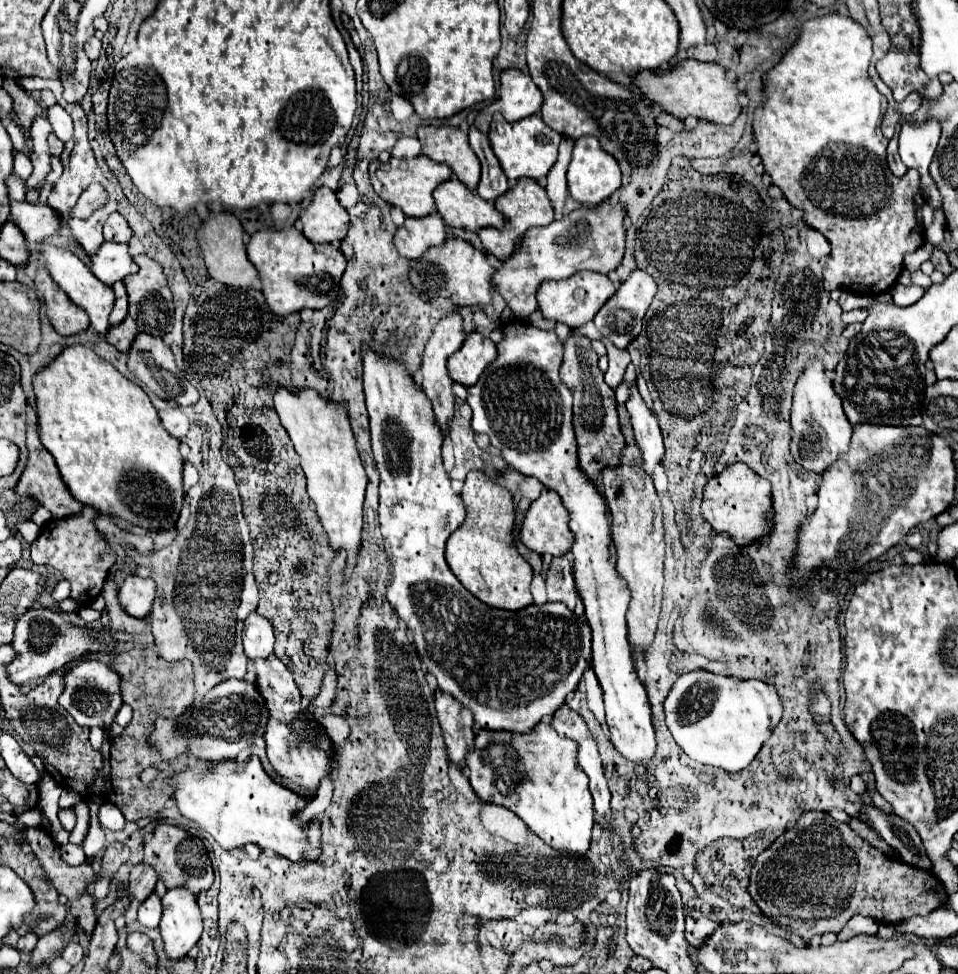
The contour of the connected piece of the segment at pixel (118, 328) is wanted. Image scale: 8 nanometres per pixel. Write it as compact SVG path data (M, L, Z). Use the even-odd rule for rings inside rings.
M127 317L123 323L113 325L113 327L109 329L107 335L105 335L105 339L107 339L111 345L115 345L119 351L127 353L129 347L131 347L131 343L133 343L133 339L137 337L137 333L139 333L137 323L135 323L131 317Z

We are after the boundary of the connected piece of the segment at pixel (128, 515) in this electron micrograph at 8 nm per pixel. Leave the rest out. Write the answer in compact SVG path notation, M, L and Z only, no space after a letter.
M71 345L33 377L33 389L39 439L53 455L63 481L77 501L93 505L101 513L123 517L131 525L147 531L161 531L177 521L185 495L179 441L163 429L157 409L137 383L121 375L109 361L101 359L89 347Z

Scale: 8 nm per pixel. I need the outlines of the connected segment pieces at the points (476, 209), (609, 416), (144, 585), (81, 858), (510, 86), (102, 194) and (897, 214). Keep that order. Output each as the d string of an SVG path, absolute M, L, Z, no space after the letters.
M451 177L433 191L437 213L449 227L479 231L483 227L501 227L503 215L491 203Z
M573 329L563 343L565 357L561 363L561 379L563 383L573 391L573 427L579 443L579 465L581 469L597 481L603 467L619 461L619 451L625 445L625 439L621 435L619 419L617 419L617 401L613 389L603 381L603 371L597 365L597 353L591 347L591 341L583 335L577 335Z
M129 575L119 589L119 603L125 611L137 619L143 619L151 611L155 599L155 581Z
M67 843L67 845L59 847L59 851L61 851L61 859L63 859L67 865L81 865L81 863L85 863L85 853L83 853L81 845Z
M519 69L503 71L499 97L477 115L475 127L481 133L487 133L493 113L501 113L507 121L519 121L523 117L537 113L541 109L541 101L543 101L543 95L527 73Z
M95 183L95 185L91 185L91 187L79 197L79 201L75 203L71 215L80 219L87 219L93 214L95 209L103 207L103 205L107 203L107 199L109 199L109 195L107 195L105 187L101 187L99 183Z
M829 13L823 17L815 17L803 23L801 33L795 41L795 45L781 57L781 61L769 69L767 73L763 73L763 107L755 109L753 113L753 135L757 141L757 155L761 157L763 169L765 173L771 177L771 183L777 185L785 199L803 211L805 215L805 223L813 229L817 229L819 233L825 235L825 239L831 245L831 259L827 261L827 265L823 267L823 287L825 291L833 291L833 289L847 289L847 291L855 291L855 293L883 293L887 289L891 289L893 283L897 283L897 277L901 273L903 267L903 255L909 251L917 251L923 245L923 235L911 235L911 231L917 225L917 207L919 207L919 173L905 173L903 177L895 177L889 167L887 167L887 159L885 159L885 151L887 151L887 139L883 139L883 135L875 135L875 129L881 121L881 105L883 105L883 95L877 91L875 83L871 81L867 67L871 61L871 39L869 35L863 31L863 27L859 27L859 23L855 23L851 17L843 17L839 13Z

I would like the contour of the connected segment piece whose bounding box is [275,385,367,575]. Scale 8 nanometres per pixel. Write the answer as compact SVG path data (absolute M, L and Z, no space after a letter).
M279 385L275 391L275 411L281 425L289 433L297 455L301 457L301 467L307 475L307 491L317 507L317 515L329 535L329 543L335 551L347 551L347 575L357 559L357 547L363 523L363 499L367 473L359 459L355 437L349 427L347 409L331 399L323 399L315 389L287 391Z

